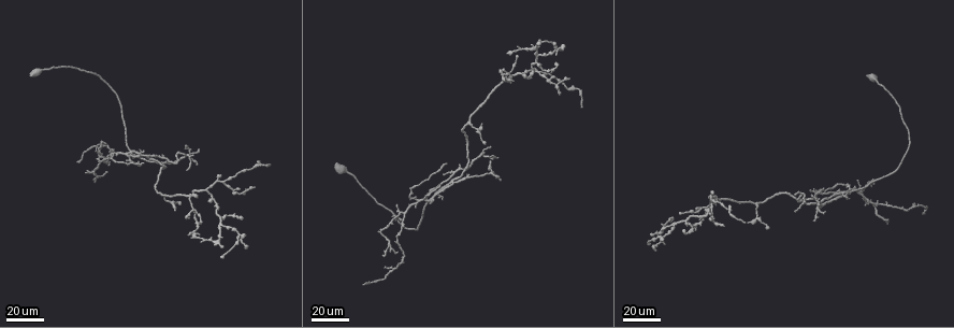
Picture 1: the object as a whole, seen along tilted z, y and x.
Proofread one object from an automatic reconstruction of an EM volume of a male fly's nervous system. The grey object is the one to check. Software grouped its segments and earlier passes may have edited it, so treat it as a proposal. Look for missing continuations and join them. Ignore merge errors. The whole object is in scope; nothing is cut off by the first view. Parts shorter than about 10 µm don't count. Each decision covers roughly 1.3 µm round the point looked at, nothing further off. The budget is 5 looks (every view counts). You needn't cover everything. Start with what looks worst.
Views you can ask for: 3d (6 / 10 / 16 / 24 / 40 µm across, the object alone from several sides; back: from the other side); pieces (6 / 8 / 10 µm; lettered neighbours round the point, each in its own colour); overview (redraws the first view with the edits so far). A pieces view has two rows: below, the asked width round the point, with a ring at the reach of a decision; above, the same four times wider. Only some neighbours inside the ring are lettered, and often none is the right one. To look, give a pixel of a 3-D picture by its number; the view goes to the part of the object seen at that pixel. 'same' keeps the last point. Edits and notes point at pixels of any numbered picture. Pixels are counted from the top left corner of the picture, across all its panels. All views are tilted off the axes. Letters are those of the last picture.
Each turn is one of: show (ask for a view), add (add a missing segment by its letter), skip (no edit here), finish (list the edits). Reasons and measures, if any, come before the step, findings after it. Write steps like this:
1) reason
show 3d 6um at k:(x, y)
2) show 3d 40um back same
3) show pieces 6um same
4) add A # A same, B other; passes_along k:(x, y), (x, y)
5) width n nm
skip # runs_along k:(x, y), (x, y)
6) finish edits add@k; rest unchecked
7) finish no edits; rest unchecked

tapers out
show 3d 40um at 1:(157, 154)

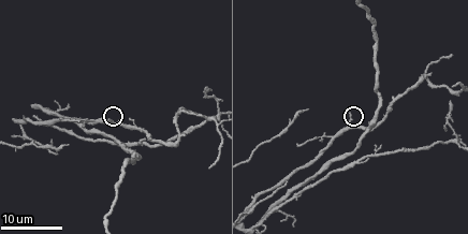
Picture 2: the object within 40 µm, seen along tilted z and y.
show pieces 10um at 2:(352, 114)

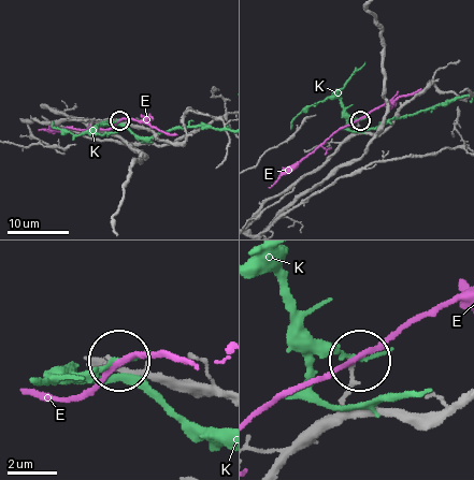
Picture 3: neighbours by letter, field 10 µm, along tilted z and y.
skip # E other, K other; runs_along 3:(270, 199), (315, 172), (353, 133), (358, 120); none of them fits

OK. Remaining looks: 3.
an open end
show 3d 40um at 1:(746, 221)

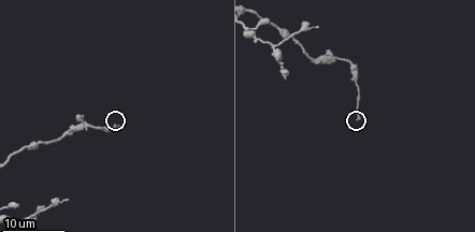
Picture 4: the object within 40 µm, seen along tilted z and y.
show pieces 6um at 4:(357, 117)

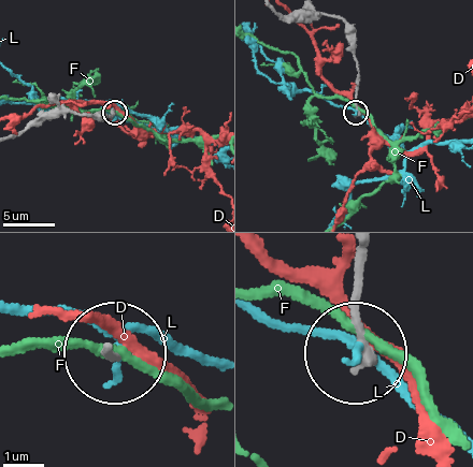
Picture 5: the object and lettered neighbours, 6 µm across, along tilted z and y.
width 230 nm
skip # D other, F other, L other; runs_along 5:(359, 253), (360, 350); no lettered segment goes on from it

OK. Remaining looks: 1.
finish no edits; rest unchecked

